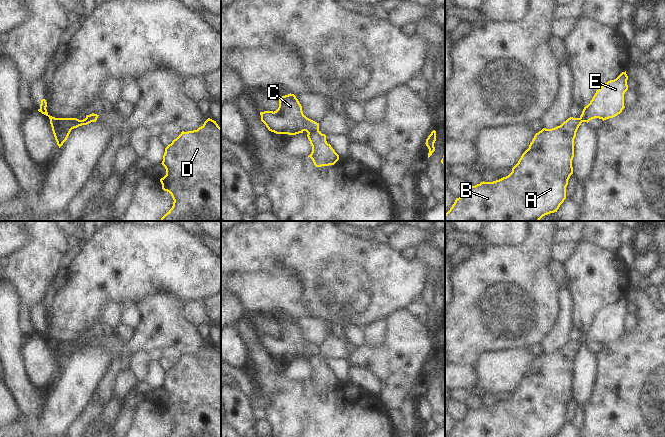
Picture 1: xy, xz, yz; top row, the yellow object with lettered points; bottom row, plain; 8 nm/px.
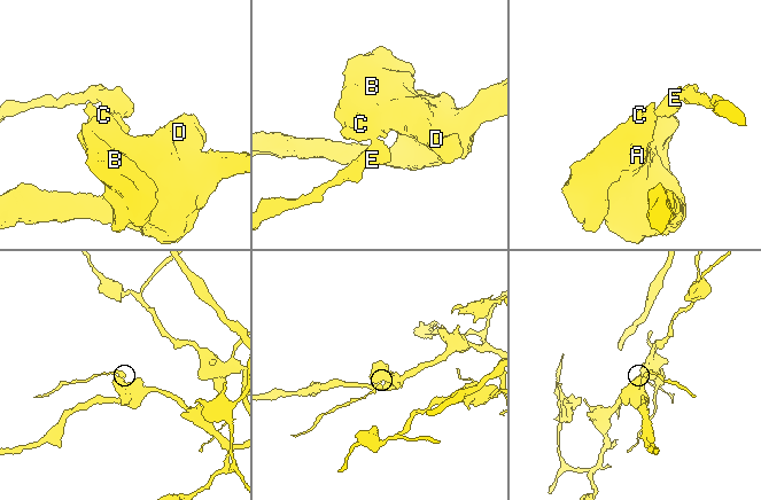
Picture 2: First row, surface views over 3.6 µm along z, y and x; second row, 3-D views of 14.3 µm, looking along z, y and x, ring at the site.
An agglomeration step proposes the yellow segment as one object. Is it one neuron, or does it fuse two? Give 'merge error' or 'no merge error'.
merge error

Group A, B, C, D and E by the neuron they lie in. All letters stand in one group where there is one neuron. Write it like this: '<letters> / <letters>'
A B C D / E

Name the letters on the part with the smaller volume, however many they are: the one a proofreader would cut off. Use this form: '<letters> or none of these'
E

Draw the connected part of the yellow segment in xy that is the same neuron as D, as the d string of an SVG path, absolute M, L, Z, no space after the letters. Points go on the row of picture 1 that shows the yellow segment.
M208 118L197 130L184 132L165 148L161 163L166 169L166 175L160 179L162 189L171 194L174 202L172 208L161 218L160 221L221 221L221 128L216 121Z

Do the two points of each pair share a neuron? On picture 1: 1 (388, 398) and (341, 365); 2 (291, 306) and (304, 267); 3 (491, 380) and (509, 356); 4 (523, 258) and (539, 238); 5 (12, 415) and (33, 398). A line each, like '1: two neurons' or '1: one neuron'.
1: two neurons
2: two neurons
3: one neuron
4: one neuron
5: two neurons

